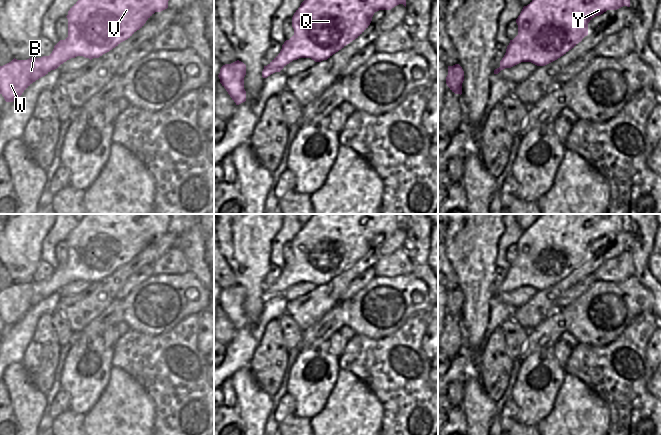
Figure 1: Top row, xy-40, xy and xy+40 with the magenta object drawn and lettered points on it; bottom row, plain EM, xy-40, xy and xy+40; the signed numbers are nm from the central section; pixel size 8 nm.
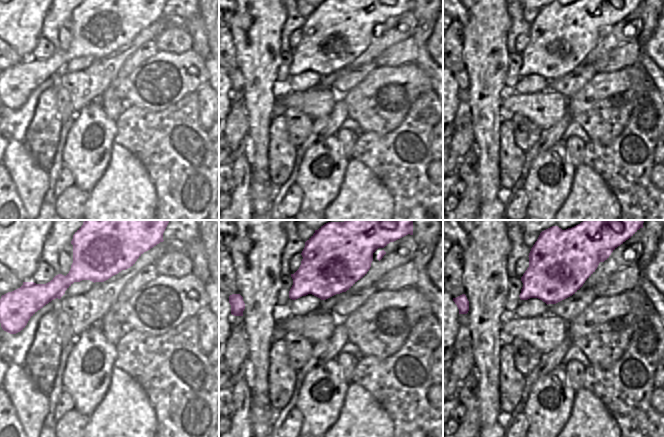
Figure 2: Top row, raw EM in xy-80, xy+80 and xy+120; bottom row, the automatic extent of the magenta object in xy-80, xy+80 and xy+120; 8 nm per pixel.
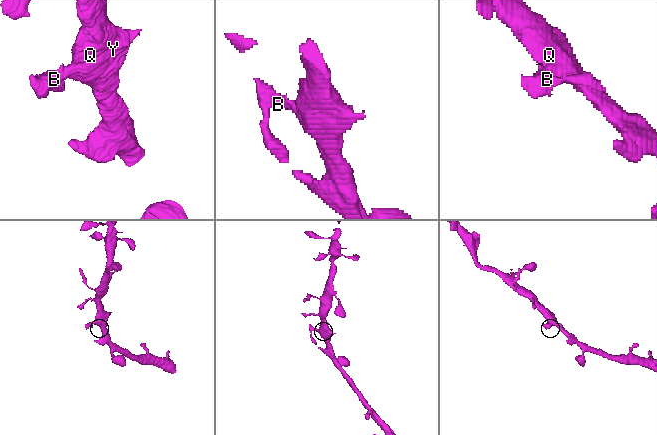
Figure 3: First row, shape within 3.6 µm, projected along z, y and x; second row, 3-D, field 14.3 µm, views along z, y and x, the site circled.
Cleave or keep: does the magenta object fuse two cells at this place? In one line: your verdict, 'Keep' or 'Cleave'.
Keep.

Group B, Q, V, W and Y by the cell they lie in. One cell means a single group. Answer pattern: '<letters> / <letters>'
B Q V W Y

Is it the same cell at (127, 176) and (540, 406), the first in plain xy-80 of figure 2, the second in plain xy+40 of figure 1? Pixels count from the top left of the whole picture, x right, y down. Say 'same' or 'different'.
different

